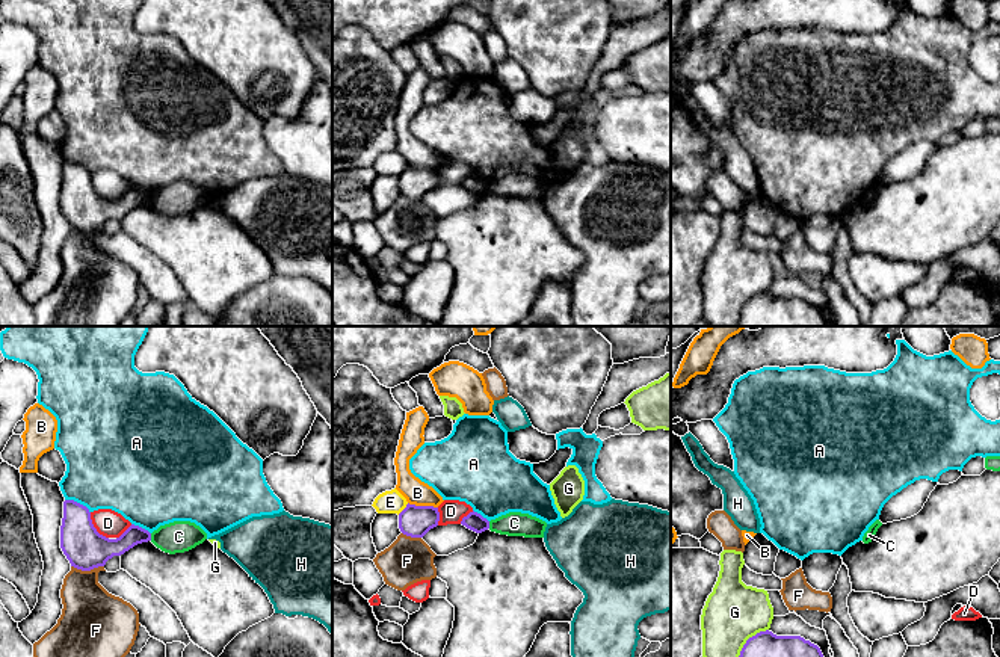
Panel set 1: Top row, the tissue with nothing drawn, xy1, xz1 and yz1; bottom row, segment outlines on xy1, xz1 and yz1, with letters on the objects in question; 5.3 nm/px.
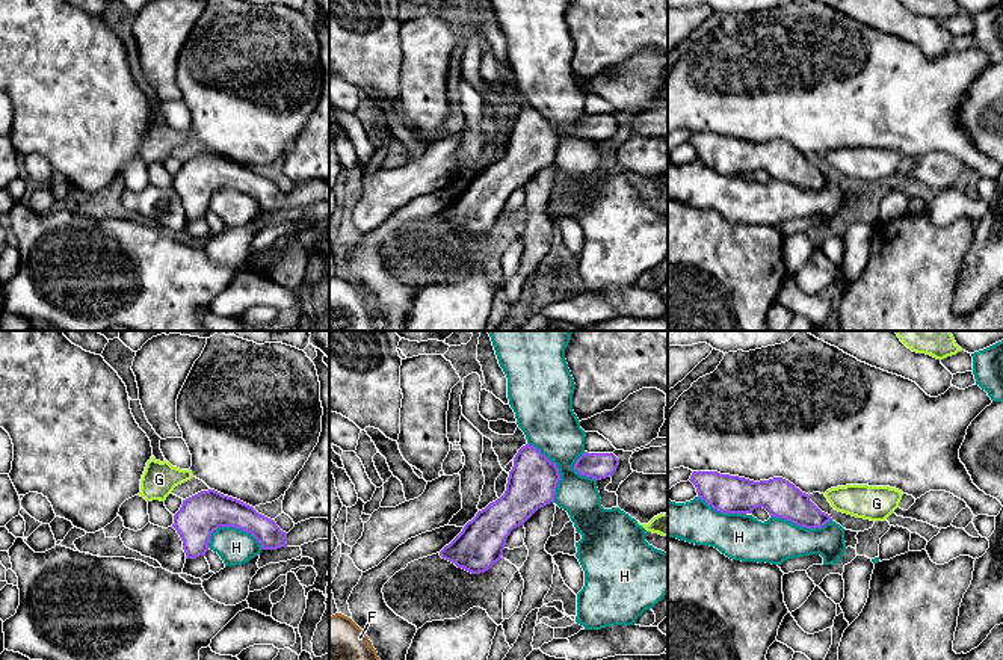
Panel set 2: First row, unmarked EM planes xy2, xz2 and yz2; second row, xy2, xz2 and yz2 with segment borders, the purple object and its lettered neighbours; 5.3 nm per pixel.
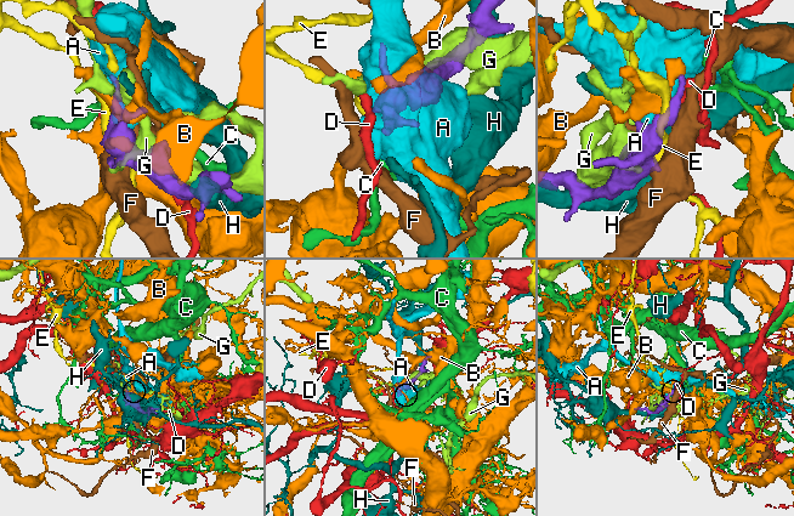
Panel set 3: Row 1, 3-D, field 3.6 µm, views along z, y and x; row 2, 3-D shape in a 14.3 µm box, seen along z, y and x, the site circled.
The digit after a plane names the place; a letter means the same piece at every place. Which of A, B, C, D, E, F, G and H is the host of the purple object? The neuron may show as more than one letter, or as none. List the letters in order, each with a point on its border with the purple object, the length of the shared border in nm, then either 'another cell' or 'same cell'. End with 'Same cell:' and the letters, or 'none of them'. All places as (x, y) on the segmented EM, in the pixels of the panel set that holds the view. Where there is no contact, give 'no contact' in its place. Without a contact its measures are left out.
A: xy1 (79, 503) | 150 nm | another cell
B: xz1 (423, 506) | 160 nm | another cell
C: xy1 (150, 536) | 40 nm | another cell
D: xy1 (94, 527) | 170 nm | another cell
E: xz1 (404, 509) | 90 nm | another cell
F: xy1 (88, 570) | 180 nm | another cell
G: yz1 (750, 638) | 220 nm | another cell
H: xy2 (234, 526) | 300 nm | another cell
Same cell: none of them

